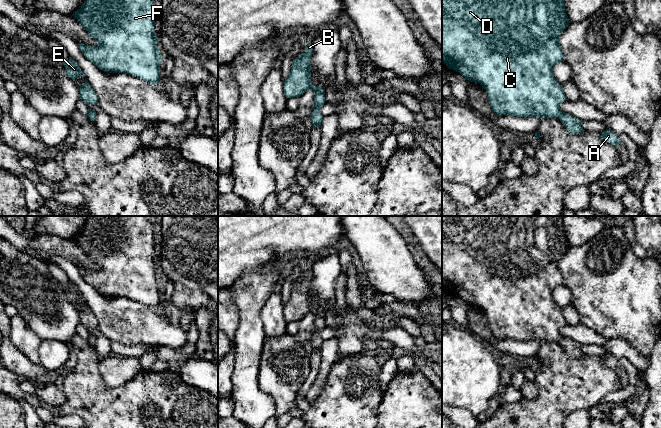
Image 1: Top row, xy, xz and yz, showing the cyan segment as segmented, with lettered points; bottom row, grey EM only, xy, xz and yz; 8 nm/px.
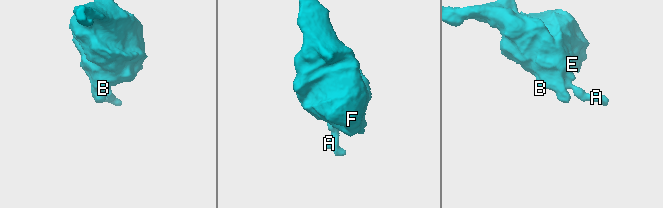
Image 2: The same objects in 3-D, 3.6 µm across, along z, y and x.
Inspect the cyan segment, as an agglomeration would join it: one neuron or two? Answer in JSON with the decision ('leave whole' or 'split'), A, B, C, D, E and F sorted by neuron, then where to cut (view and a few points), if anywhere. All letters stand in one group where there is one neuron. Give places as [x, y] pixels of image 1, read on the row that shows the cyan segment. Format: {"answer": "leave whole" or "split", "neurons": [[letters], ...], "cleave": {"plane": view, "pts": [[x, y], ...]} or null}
{"answer": "leave whole", "neurons": [["A", "B", "C", "D", "E", "F"]], "cleave": null}

